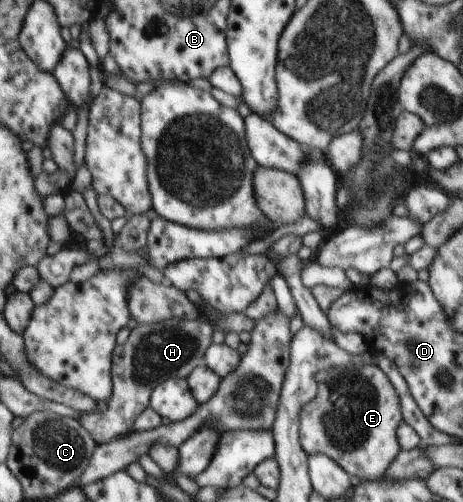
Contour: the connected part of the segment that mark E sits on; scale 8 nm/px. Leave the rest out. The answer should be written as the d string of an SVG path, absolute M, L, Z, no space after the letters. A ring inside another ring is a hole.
M372 363L359 370L334 368L328 377L332 379L330 389L317 391L316 399L302 408L301 446L309 456L327 455L349 476L359 477L361 481L382 480L402 450L396 435L397 427L403 422L396 389L388 376Z

